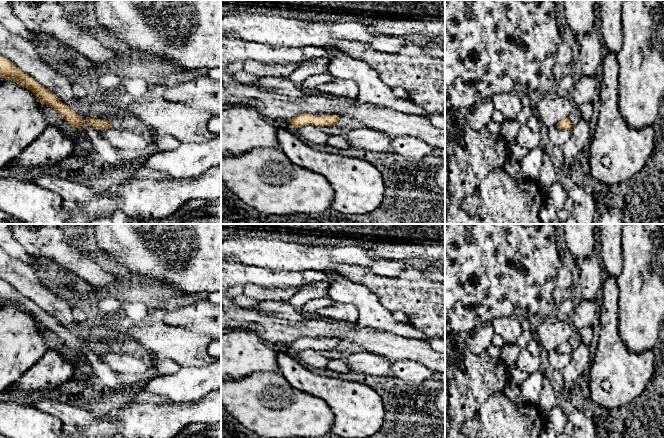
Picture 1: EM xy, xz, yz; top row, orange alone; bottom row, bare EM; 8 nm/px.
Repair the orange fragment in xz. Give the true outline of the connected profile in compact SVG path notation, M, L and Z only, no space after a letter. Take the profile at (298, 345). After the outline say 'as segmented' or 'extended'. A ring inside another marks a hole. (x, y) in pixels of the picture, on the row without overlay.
M301 338L290 343L290 348L293 352L300 352L304 349L310 348L317 351L324 351L334 349L339 346L337 339L312 339L312 338Z; as segmented

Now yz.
M566 341L564 343L562 343L557 349L556 352L559 354L571 354L572 352L572 347L569 343L569 341Z; as segmented

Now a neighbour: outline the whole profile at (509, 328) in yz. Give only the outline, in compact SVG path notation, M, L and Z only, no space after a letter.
M516 317L495 318L492 322L496 335L499 335L504 343L516 343L523 329L521 321Z

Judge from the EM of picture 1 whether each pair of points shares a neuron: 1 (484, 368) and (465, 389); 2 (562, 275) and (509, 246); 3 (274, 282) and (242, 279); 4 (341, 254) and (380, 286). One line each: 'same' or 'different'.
1: same
2: different
3: same
4: different

